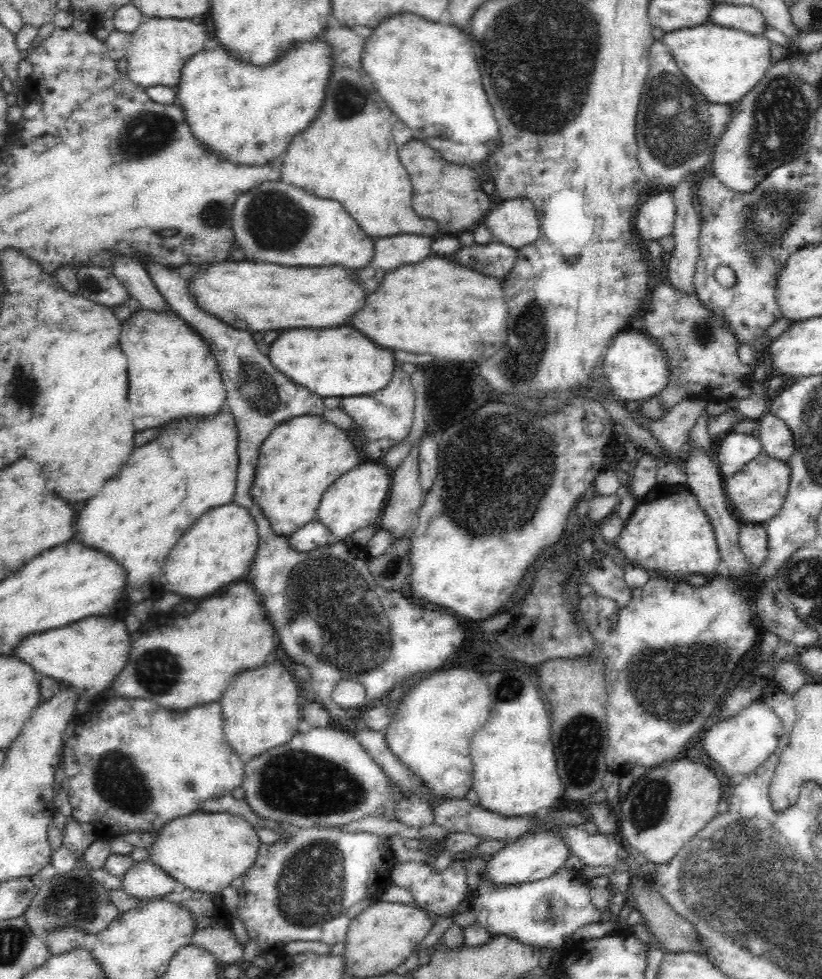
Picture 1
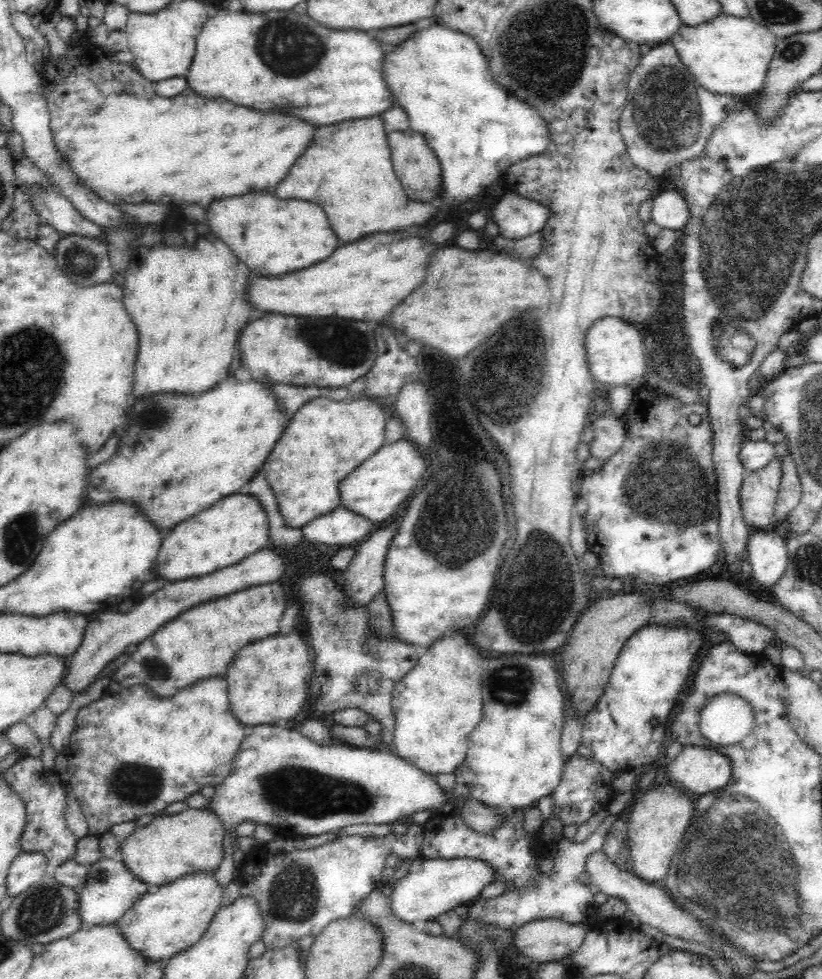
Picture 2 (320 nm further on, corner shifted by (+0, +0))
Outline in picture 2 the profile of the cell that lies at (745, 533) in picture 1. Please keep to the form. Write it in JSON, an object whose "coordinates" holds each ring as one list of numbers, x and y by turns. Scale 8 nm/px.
{"coordinates":[[773,529,761,530,749,536,747,550,755,579,764,586,775,585,785,573,788,562,784,537]]}

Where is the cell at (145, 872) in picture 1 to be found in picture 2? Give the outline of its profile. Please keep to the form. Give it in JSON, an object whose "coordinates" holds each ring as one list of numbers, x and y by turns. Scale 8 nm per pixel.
{"coordinates":[[98,858,96,862,84,864,86,882,77,889,78,917,86,924,110,924,116,922,135,902,146,893,146,883,134,877,124,866,121,859]]}

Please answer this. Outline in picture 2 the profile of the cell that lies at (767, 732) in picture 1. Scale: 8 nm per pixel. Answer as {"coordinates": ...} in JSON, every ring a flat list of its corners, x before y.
{"coordinates":[[684,746,668,766,664,781,700,796,726,786,731,770,730,760,715,748]]}

